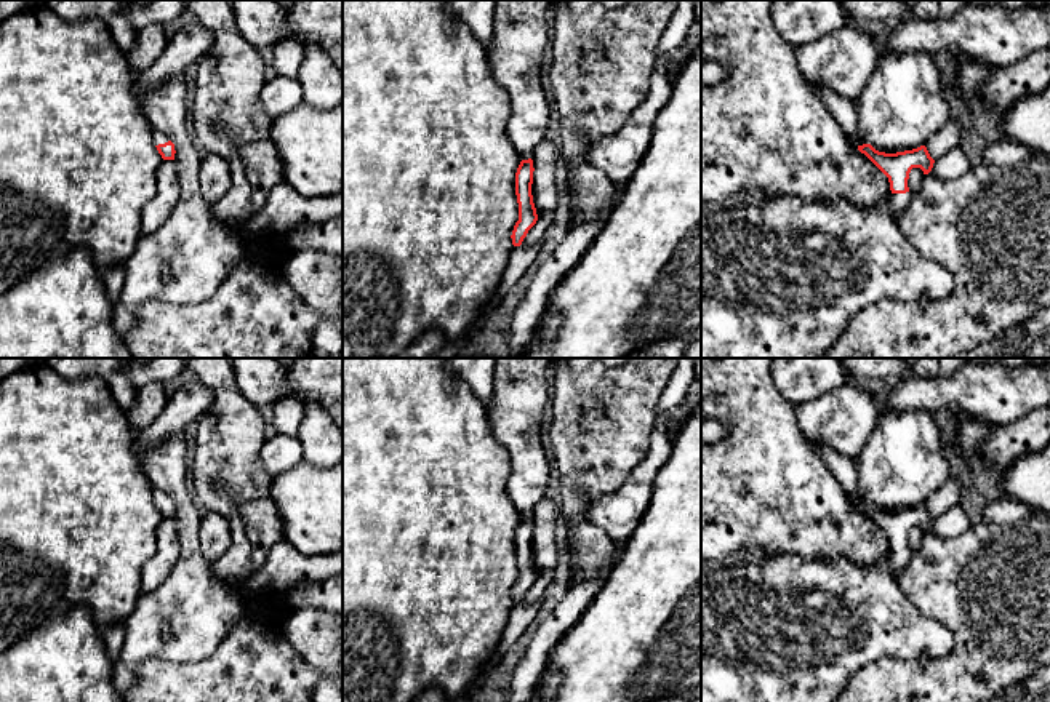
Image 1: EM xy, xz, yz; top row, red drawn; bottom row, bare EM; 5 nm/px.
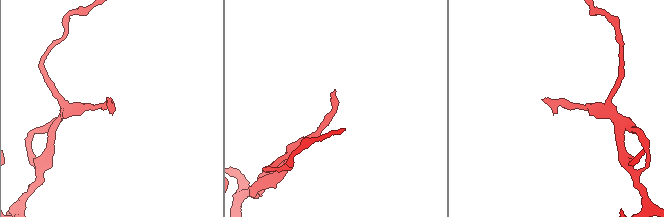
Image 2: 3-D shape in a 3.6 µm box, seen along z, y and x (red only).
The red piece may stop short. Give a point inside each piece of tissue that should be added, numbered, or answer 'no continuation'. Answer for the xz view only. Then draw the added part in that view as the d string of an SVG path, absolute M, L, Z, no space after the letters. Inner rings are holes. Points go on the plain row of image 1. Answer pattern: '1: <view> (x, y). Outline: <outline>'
no continuation

